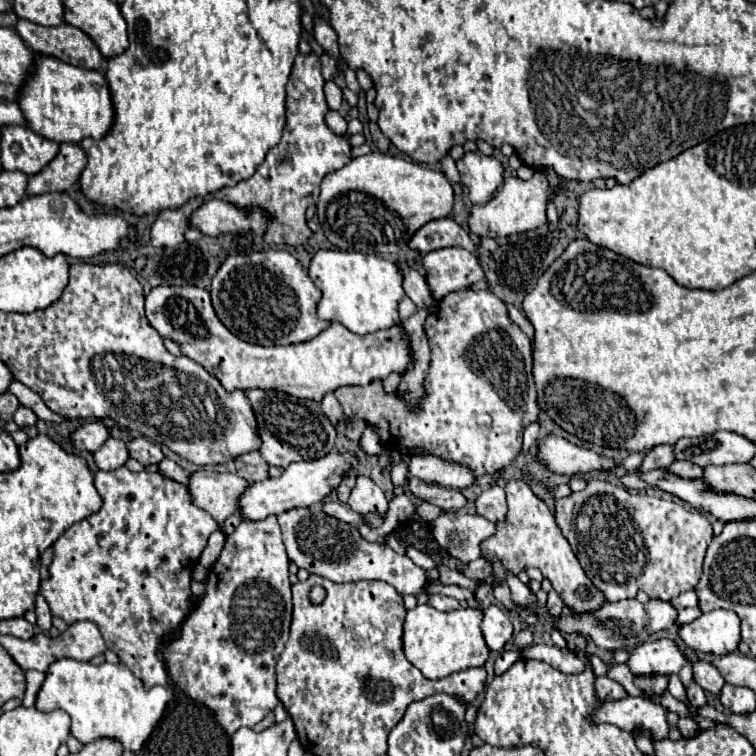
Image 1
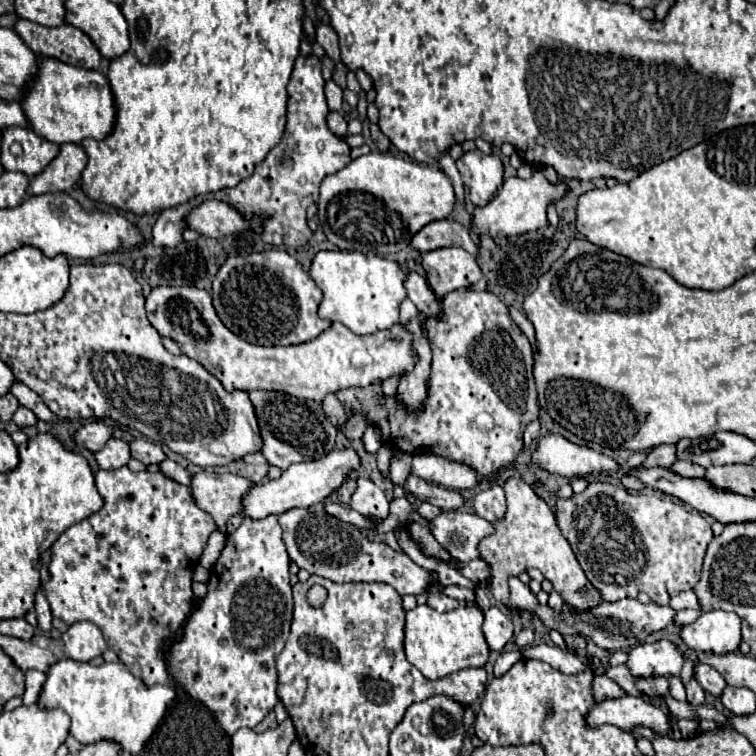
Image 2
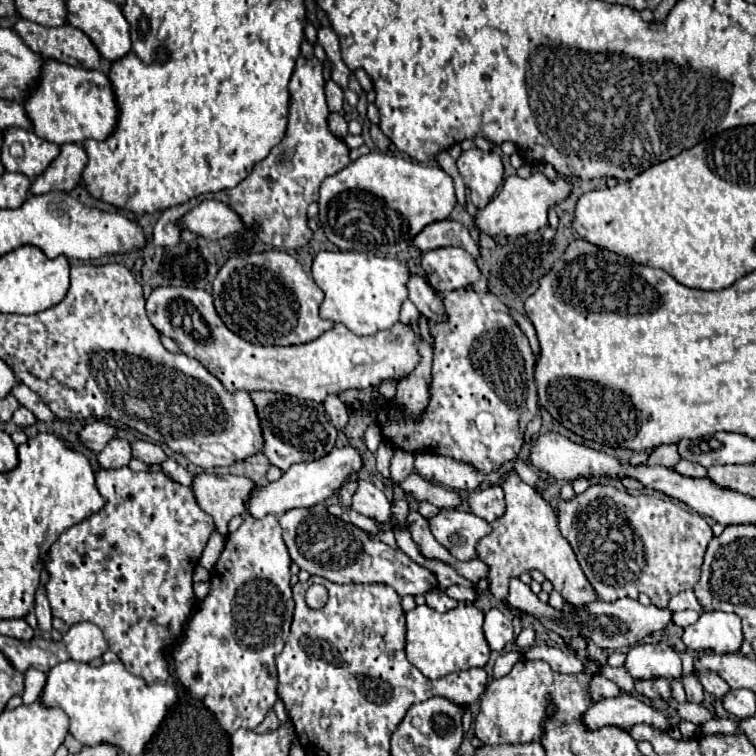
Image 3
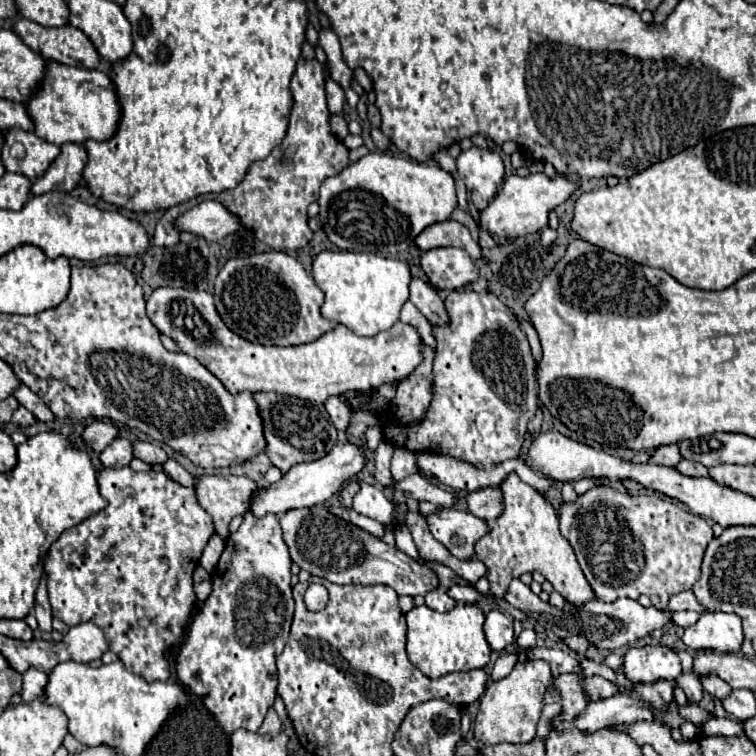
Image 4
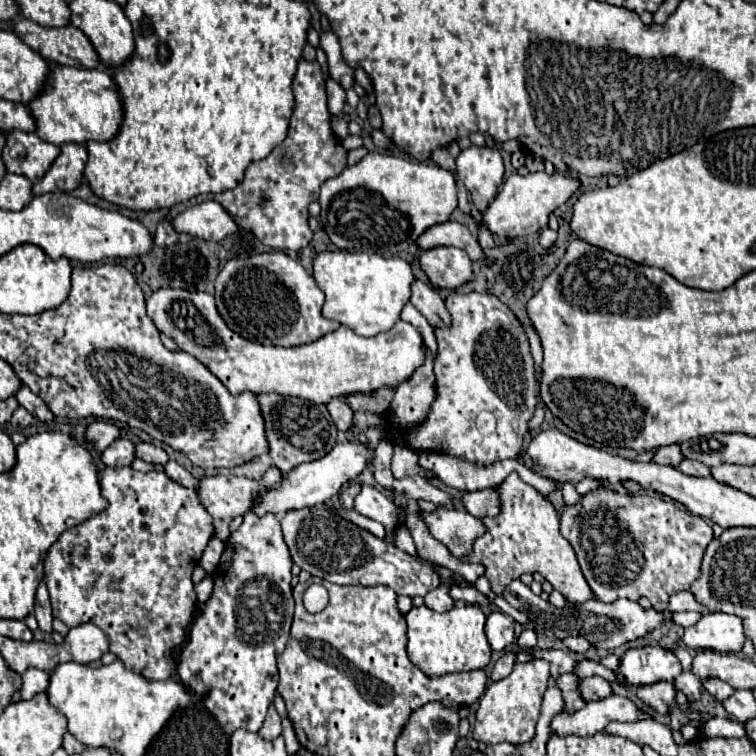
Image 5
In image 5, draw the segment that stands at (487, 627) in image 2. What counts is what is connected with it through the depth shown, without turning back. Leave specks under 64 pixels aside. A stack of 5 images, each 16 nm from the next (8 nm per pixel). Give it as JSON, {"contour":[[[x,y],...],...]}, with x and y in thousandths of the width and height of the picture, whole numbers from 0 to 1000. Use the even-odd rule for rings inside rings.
{"contour":[[[651,810],[643,820],[643,841],[653,860],[664,862],[680,852],[680,820],[664,810]]]}

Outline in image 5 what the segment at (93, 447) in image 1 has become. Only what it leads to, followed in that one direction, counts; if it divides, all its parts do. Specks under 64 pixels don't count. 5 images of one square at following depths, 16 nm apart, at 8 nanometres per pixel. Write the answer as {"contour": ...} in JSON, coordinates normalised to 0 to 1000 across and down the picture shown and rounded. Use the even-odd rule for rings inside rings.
{"contour":[[[127,556],[116,563],[114,569],[114,579],[127,587],[130,595],[140,595],[151,582],[159,579],[159,563],[153,563],[151,558],[138,558],[138,556]]]}

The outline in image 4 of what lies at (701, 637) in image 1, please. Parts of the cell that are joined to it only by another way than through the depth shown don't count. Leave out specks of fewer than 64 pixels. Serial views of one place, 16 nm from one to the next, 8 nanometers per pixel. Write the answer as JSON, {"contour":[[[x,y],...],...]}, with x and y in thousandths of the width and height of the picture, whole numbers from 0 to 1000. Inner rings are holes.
{"contour":[[[937,810],[929,812],[918,828],[905,833],[902,849],[915,860],[979,862],[984,852],[981,823],[974,812]]]}

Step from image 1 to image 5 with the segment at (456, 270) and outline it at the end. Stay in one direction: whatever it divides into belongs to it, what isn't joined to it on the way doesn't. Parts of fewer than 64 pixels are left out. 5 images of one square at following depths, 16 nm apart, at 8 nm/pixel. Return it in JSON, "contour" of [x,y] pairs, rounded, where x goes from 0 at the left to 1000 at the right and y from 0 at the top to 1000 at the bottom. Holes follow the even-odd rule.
{"contour":[[[579,325],[556,333],[556,352],[569,368],[571,378],[603,381],[627,368],[624,344],[608,328]]]}

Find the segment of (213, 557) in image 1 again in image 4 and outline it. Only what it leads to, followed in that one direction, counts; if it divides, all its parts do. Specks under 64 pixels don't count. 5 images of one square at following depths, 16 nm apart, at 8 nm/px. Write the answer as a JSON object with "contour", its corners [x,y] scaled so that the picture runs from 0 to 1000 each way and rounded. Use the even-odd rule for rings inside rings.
{"contour":[[[283,706],[278,712],[278,717],[275,717],[275,722],[270,725],[270,733],[265,738],[265,749],[270,754],[275,754],[275,757],[283,757],[288,741],[294,735],[294,730],[296,730],[296,717],[294,717],[294,712],[288,712],[288,706]]]}

